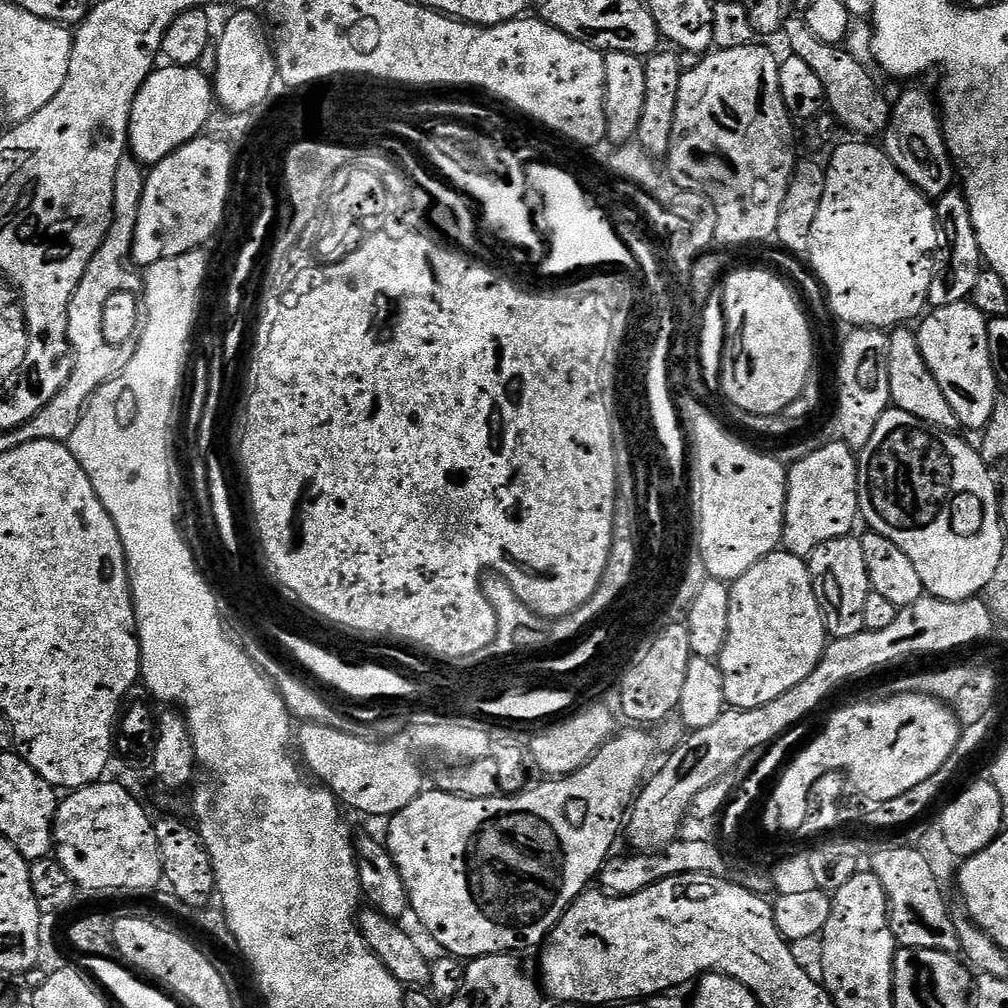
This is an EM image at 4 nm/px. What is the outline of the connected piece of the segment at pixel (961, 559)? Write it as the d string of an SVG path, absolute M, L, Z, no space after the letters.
M889 406L862 449L862 484L866 494L860 498L860 516L871 531L890 538L914 562L927 595L950 602L970 600L979 597L992 582L1006 547L1006 524L1000 518L1000 493L998 484L992 481L992 472L979 451L973 445L971 448L960 434L946 432L914 418L914 414L906 414L906 410Z

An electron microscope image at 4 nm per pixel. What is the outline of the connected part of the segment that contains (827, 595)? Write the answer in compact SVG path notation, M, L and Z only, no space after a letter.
M853 534L842 538L830 538L830 542L822 542L822 546L818 546L818 550L814 550L812 555L807 557L806 563L812 575L812 585L816 591L820 609L824 611L829 637L832 640L841 640L864 631L862 614L865 613L866 598L873 590L870 574L866 574L866 557L862 554L860 536Z

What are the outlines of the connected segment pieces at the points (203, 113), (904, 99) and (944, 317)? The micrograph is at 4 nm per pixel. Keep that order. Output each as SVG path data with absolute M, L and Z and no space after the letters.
M160 66L148 77L132 103L128 147L141 165L162 162L174 150L205 131L214 105L214 84L196 66Z
M912 88L894 100L888 128L882 133L882 147L887 152L890 162L894 162L900 173L925 196L939 198L953 187L954 165L951 156L948 155L942 116L933 93L931 96L920 88Z
M970 302L932 308L919 321L922 358L926 358L930 374L934 374L938 386L942 386L942 394L946 394L946 402L950 402L950 410L954 410L965 429L984 429L996 405L998 385L990 360L988 322L988 317L982 315Z

